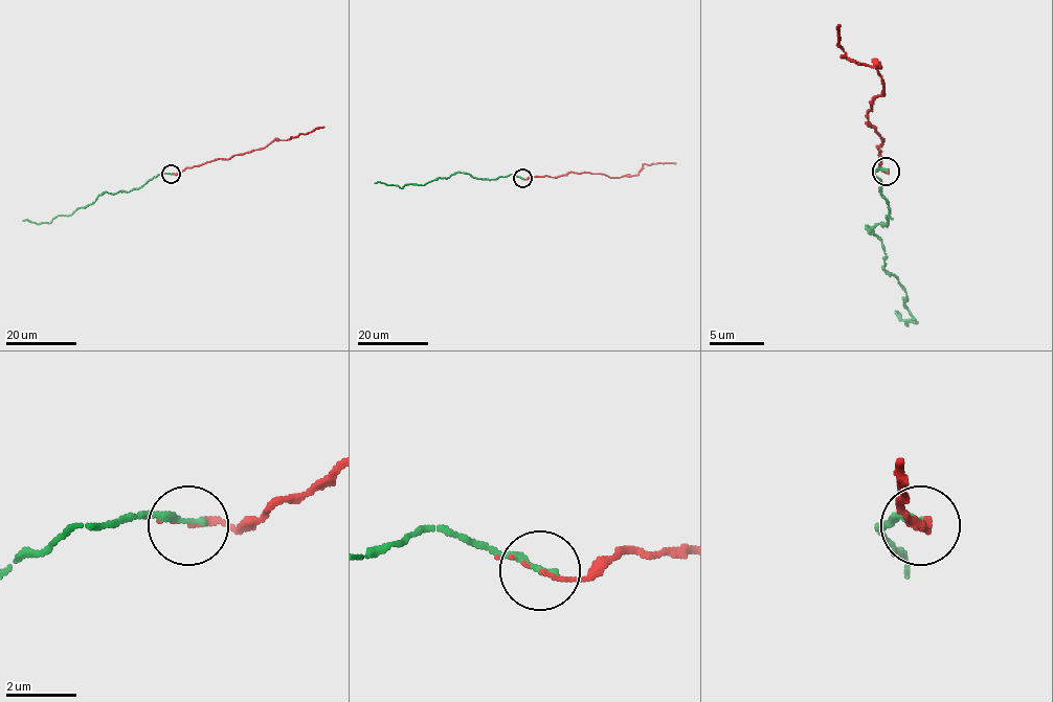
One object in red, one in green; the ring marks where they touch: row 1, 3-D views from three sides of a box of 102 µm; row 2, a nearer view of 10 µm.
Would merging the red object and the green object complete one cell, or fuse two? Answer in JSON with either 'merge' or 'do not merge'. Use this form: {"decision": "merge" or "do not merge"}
{"decision": "merge"}

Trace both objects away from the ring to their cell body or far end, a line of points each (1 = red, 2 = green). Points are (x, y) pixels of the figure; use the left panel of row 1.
1: (171, 174), (218, 158), (229, 159), (265, 148), (274, 140), (286, 140), (323, 127)
2: (171, 174), (158, 174), (128, 191), (103, 191), (94, 202), (70, 214), (55, 216), (50, 223), (22, 220)

